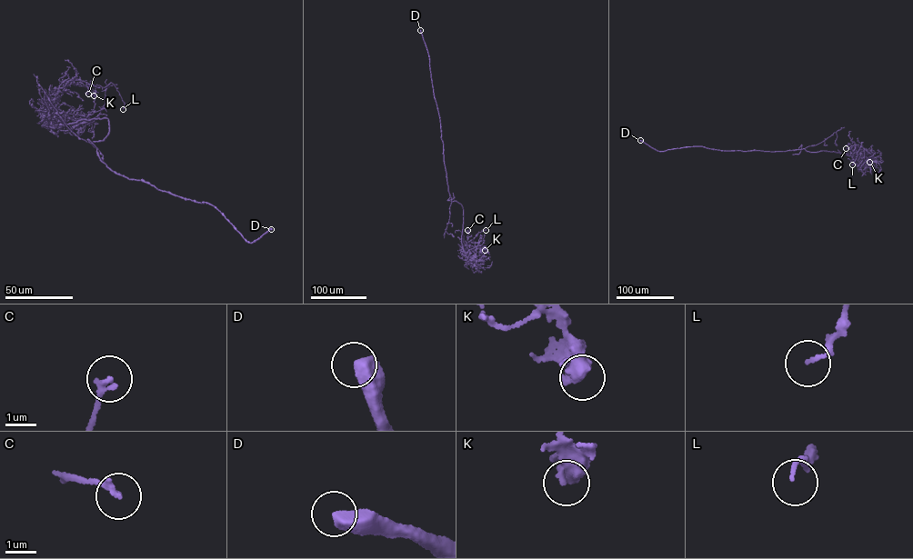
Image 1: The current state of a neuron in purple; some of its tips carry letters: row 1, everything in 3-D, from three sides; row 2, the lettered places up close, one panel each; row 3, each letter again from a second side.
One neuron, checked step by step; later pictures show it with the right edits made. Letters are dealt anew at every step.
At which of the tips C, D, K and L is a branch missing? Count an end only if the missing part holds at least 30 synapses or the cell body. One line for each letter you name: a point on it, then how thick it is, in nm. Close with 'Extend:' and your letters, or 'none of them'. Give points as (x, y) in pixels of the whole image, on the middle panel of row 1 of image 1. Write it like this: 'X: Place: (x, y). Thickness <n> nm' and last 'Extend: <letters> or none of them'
D: Place: (420, 30). Thickness 600 nm
Extend: D

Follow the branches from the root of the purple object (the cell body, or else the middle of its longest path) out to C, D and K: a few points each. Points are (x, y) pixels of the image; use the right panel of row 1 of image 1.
C: (775, 152), (804, 148), (812, 152), (824, 150), (855, 155), (861, 152), (857, 145), (846, 148)
D: (775, 152), (721, 151), (697, 146), (660, 152), (640, 140)
K: (775, 152), (804, 148), (813, 152), (834, 151), (850, 155), (853, 163), (858, 165), (867, 159), (869, 162)

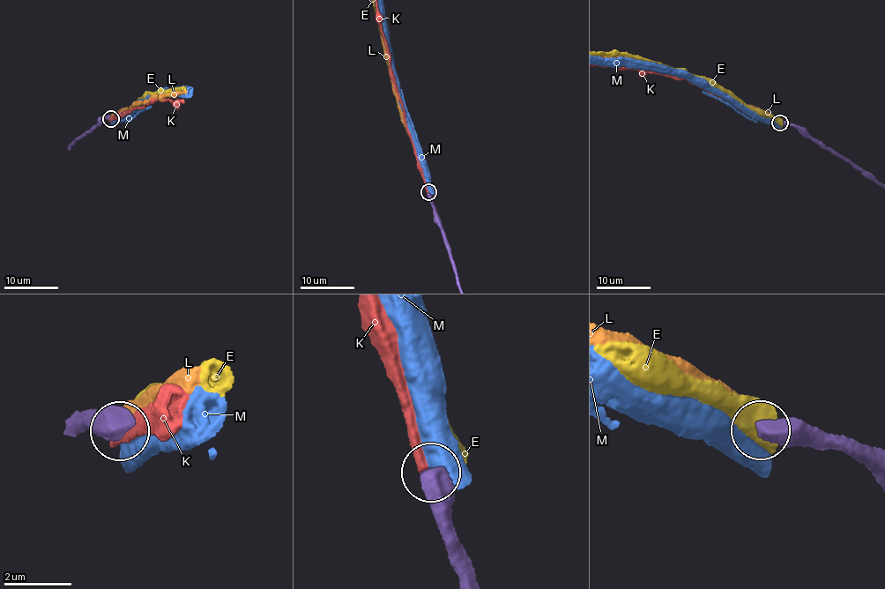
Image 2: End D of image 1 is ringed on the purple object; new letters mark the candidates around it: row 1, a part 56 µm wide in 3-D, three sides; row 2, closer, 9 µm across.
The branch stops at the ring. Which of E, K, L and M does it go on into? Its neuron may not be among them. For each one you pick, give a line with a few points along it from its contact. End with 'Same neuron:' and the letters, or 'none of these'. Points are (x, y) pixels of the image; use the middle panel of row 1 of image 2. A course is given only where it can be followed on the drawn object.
Same neuron: L

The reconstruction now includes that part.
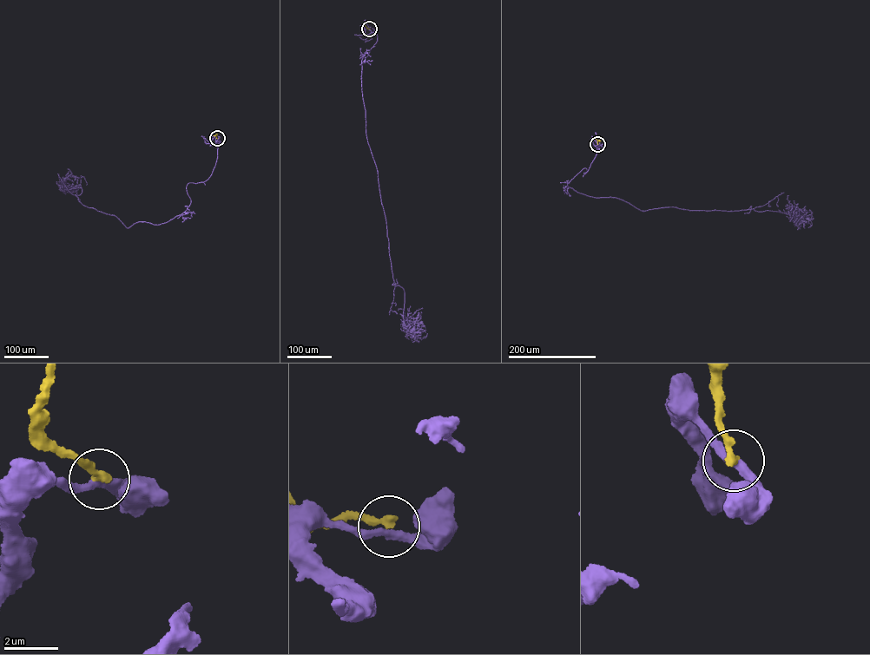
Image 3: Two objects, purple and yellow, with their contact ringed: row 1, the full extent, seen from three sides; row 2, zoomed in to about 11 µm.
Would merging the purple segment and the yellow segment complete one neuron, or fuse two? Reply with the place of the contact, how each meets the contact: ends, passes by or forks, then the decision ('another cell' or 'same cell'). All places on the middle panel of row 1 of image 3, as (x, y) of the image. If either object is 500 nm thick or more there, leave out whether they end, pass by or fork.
at (369, 29); purple passes by; yellow ends there; another cell

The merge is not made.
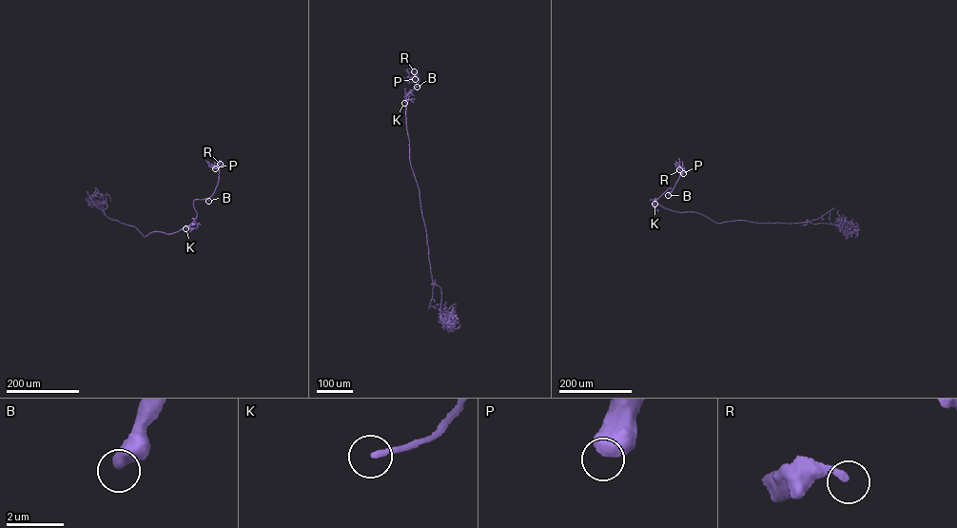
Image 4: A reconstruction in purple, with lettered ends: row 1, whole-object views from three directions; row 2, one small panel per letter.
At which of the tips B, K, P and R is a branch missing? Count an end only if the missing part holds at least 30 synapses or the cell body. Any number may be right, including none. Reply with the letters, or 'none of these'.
K

